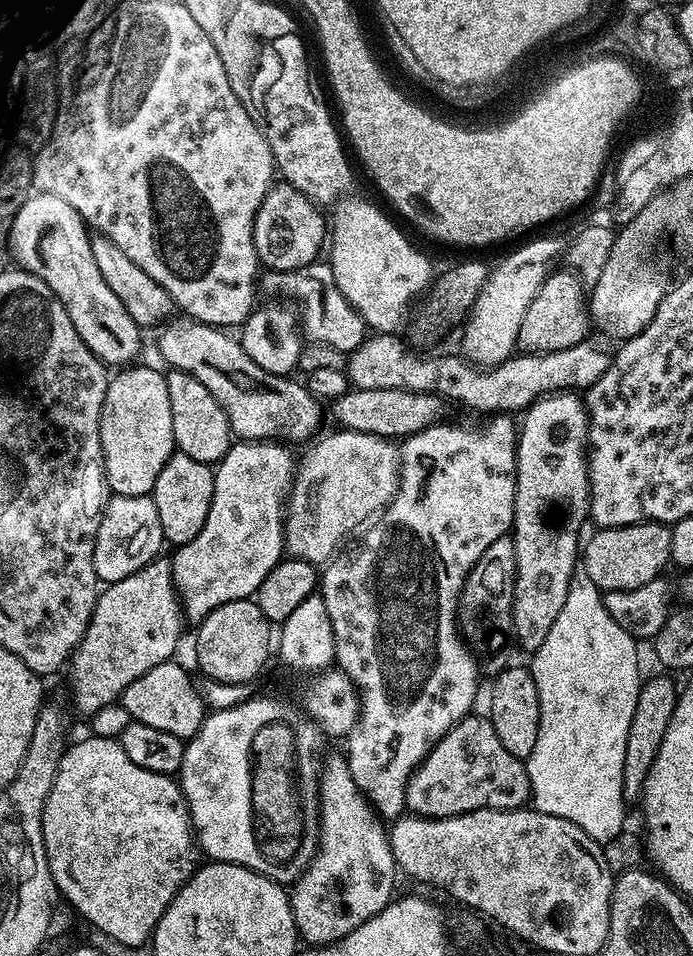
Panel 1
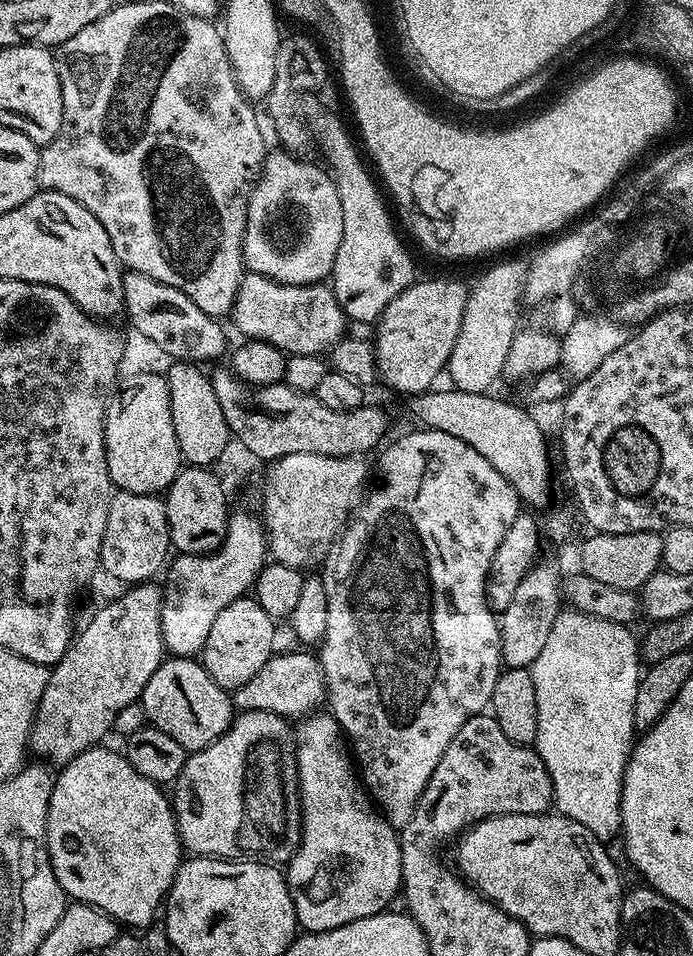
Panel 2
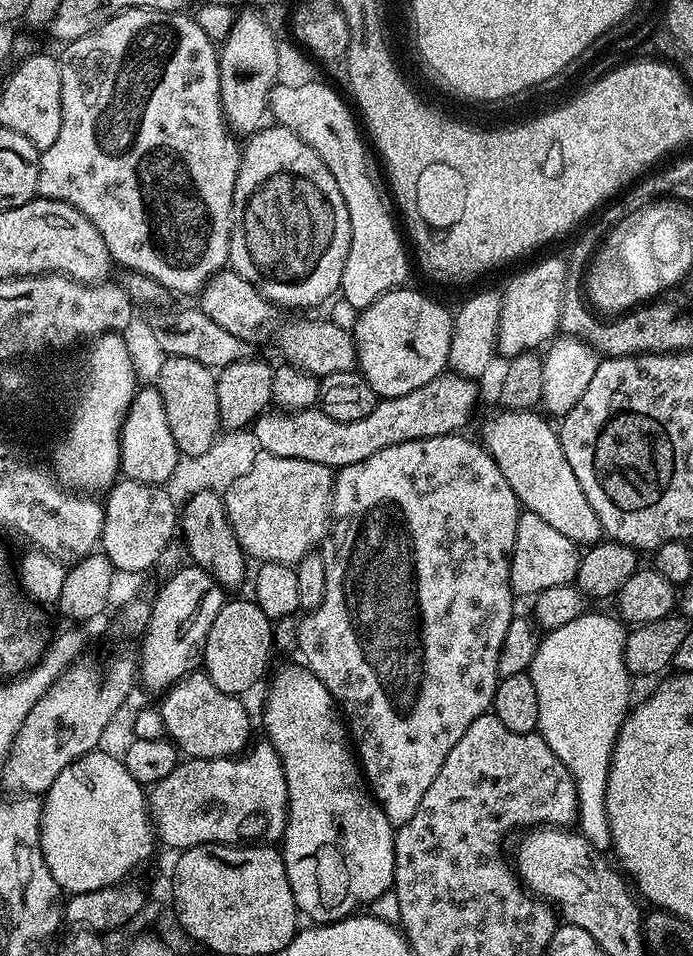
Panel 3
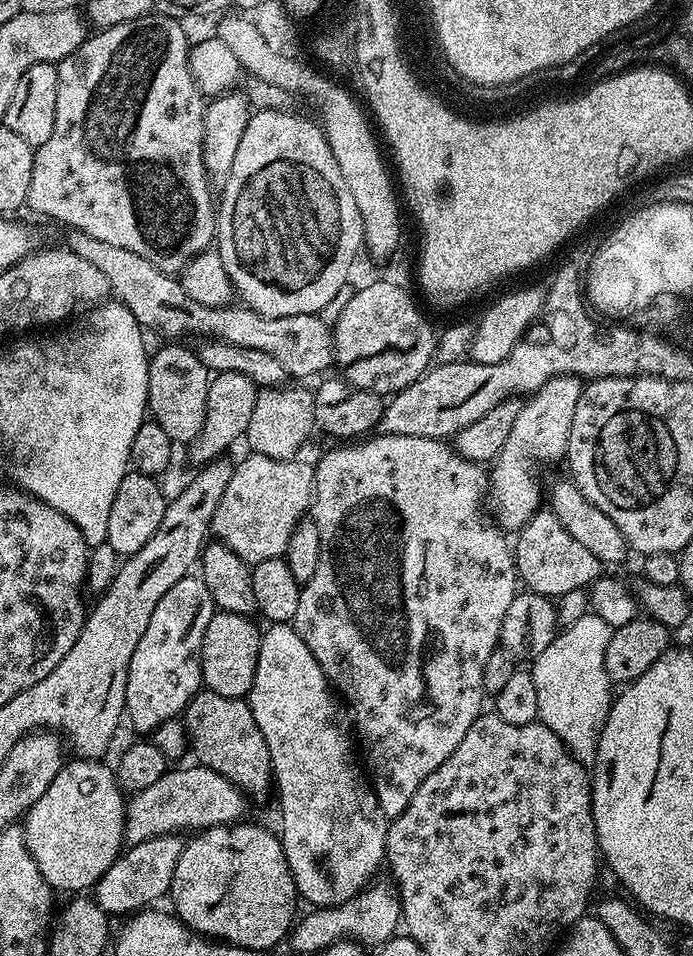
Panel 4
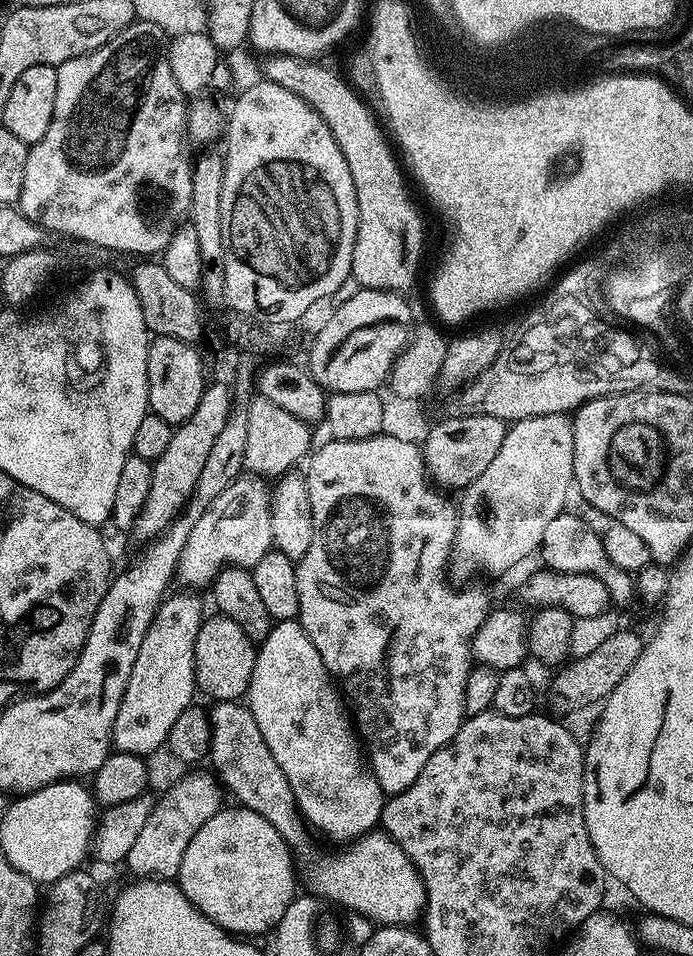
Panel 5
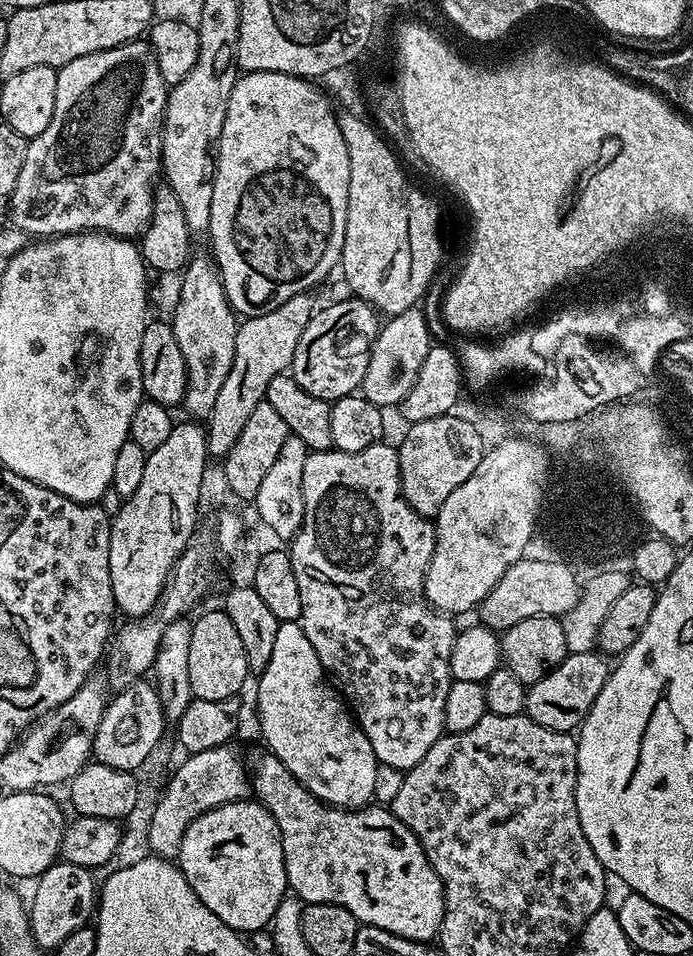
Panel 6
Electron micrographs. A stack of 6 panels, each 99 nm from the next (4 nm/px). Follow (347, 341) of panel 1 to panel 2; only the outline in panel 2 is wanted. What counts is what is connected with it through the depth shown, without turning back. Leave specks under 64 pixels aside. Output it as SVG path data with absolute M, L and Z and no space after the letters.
M245 271L242 282L238 286L238 294L232 303L230 320L236 323L241 337L249 340L261 340L273 344L279 352L288 356L298 354L327 353L340 340L345 339L349 319L344 315L342 306L338 306L338 298L332 293L327 283L318 284L279 284L257 272Z

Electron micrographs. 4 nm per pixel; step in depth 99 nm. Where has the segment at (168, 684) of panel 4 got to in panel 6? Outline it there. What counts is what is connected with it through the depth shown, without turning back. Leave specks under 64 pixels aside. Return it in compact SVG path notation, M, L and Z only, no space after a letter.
M143 679L131 684L126 690L115 693L104 708L102 722L98 722L98 734L94 734L92 755L95 763L114 766L114 770L140 770L159 746L164 727L164 707L156 693L155 683Z

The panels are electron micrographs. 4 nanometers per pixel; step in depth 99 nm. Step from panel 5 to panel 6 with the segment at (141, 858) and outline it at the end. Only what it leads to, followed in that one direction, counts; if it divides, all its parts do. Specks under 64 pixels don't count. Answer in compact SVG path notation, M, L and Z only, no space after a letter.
M231 743L218 746L214 750L202 750L185 755L184 761L176 768L176 773L168 780L164 793L156 800L152 808L152 817L148 820L148 844L153 853L165 858L180 855L182 838L186 826L194 822L203 812L214 810L223 804L245 799L250 792L250 772L246 760L232 749Z

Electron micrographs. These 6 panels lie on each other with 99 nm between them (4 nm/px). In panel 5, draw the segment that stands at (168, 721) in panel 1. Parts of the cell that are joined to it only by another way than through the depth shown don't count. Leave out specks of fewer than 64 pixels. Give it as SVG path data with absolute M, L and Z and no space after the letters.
M221 700L213 703L208 712L208 721L212 727L210 738L210 750L208 756L212 765L211 771L225 789L232 791L232 796L237 805L242 808L254 810L254 814L262 814L278 834L288 843L289 848L295 853L294 860L298 865L299 875L308 883L307 891L317 898L325 901L333 900L344 908L350 908L350 912L359 916L365 916L368 920L380 926L412 926L424 915L424 883L410 858L390 839L388 833L383 830L373 830L347 845L345 852L337 856L324 856L316 860L316 848L312 845L313 833L304 822L300 814L300 808L294 798L294 790L290 790L290 782L286 774L282 774L282 766L274 762L274 754L270 754L270 746L266 746L266 738L262 738L262 730L258 730L258 722L254 722L254 714L248 708L247 703L235 700Z

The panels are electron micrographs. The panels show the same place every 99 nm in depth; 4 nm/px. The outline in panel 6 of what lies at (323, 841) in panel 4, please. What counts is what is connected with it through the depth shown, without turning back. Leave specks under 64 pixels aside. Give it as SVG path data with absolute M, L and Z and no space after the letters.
M285 620L280 623L274 638L274 651L270 653L270 663L266 670L259 672L257 680L260 681L256 684L256 712L260 715L260 732L268 743L267 751L276 756L278 762L282 762L282 766L286 766L286 770L290 770L290 774L294 774L294 778L298 778L298 782L302 782L302 786L306 786L306 790L322 802L349 810L371 805L372 795L376 792L378 769L374 746L370 746L370 738L366 738L347 703L326 679L318 654L314 654L314 646L310 646L310 638L306 638L299 622Z

